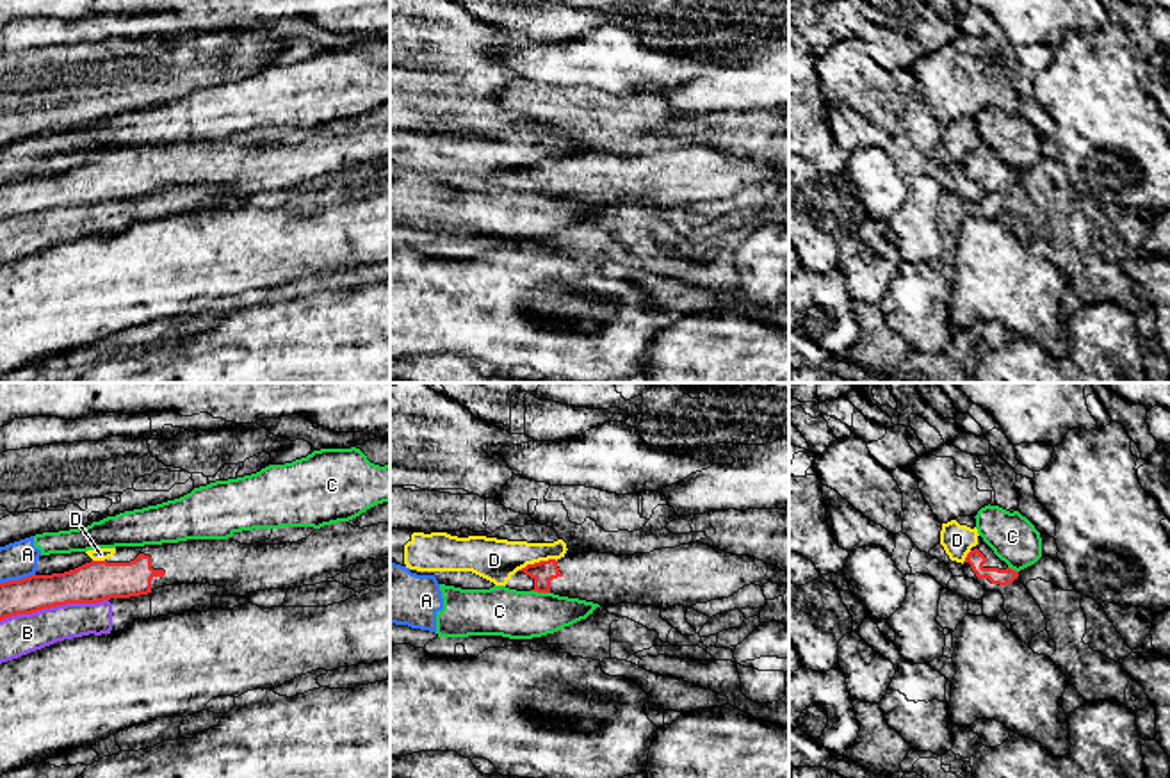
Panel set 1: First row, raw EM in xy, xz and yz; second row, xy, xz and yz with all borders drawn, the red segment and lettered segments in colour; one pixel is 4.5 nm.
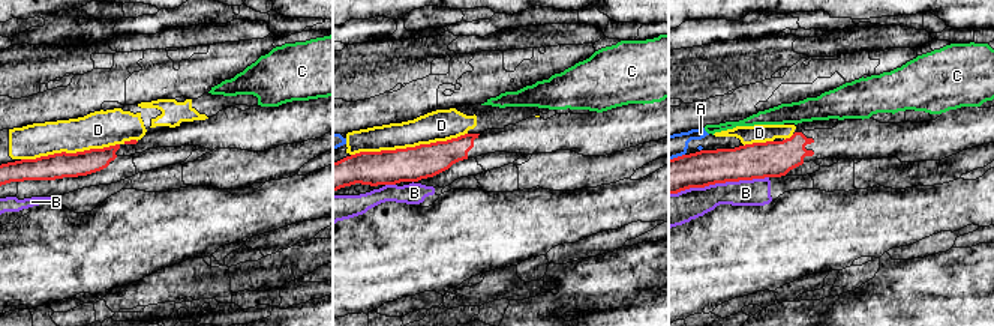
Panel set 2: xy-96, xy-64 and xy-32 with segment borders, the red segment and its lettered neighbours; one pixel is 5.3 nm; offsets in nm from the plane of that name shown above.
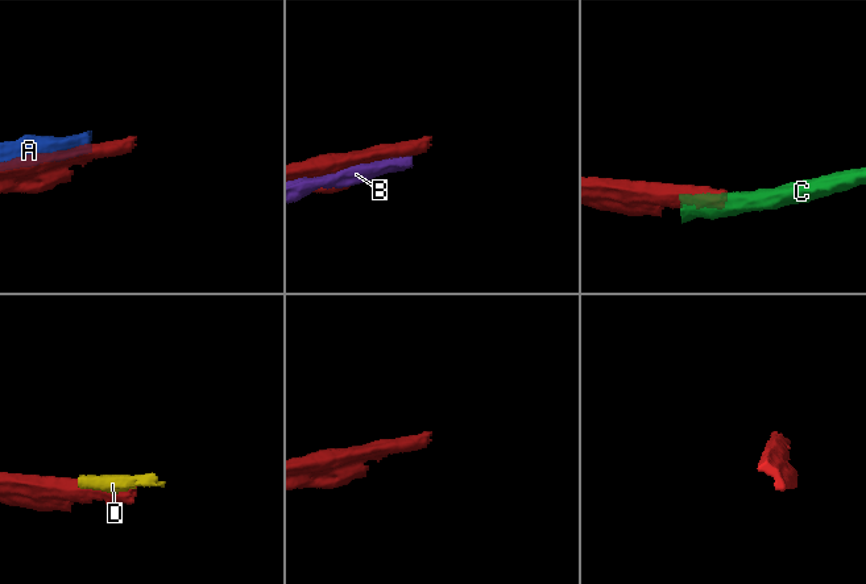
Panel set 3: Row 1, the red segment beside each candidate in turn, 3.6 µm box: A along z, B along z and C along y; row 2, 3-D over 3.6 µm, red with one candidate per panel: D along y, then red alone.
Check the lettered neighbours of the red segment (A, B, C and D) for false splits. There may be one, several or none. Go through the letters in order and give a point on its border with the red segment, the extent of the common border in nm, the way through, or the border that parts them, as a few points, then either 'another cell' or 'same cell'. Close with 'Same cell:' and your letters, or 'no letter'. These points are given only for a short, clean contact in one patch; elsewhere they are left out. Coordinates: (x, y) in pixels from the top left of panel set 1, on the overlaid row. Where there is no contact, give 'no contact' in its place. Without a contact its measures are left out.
A: contact xy (16, 581); length 170 nm; another cell
B: contact xy (54, 606); length 500 nm; another cell
C: contact xz (540, 591); length 90 nm; another cell
D: contact xz (536, 563); length 190 nm; another cell
Same cell: no letter

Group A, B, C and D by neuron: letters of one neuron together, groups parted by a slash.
A C / B / D

